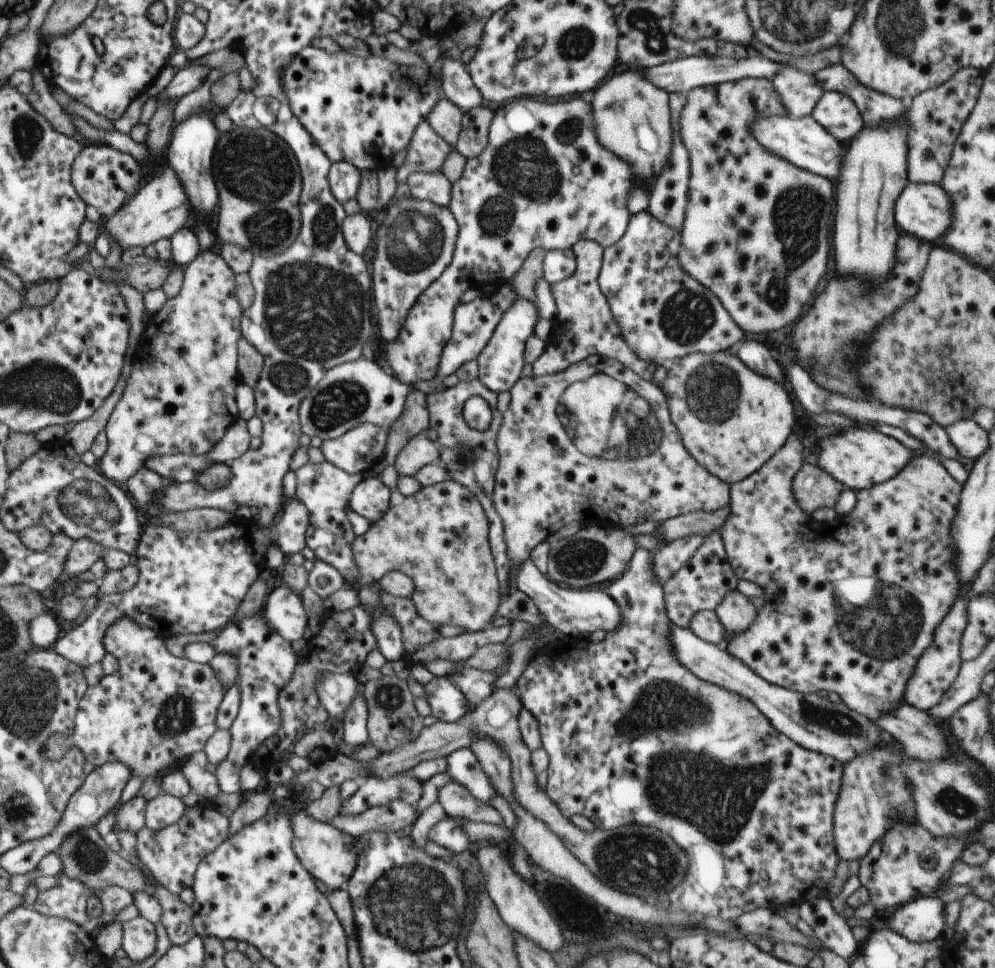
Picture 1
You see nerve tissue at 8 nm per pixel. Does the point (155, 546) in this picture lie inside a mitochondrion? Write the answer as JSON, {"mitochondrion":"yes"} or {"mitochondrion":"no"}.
{"mitochondrion":"no"}

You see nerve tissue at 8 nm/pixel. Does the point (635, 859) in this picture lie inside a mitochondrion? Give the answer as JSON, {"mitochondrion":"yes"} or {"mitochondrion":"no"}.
{"mitochondrion":"yes"}

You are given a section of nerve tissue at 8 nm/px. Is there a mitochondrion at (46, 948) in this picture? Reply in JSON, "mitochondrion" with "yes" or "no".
{"mitochondrion":"yes"}

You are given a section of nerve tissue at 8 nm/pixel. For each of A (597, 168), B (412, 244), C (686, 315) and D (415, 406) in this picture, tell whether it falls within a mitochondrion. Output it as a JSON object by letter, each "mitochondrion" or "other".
{"A":"other","B":"mitochondrion","C":"mitochondrion","D":"other"}

